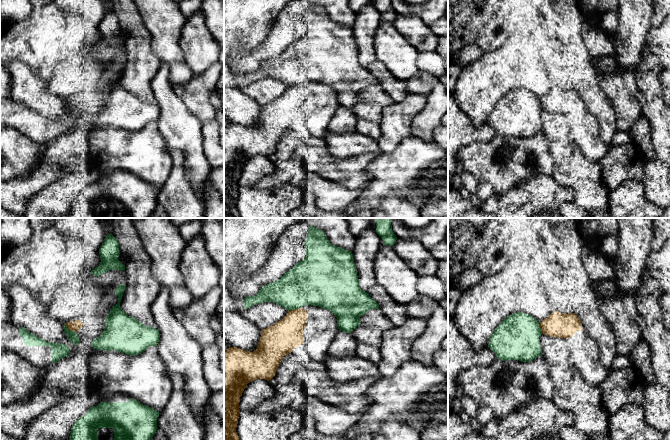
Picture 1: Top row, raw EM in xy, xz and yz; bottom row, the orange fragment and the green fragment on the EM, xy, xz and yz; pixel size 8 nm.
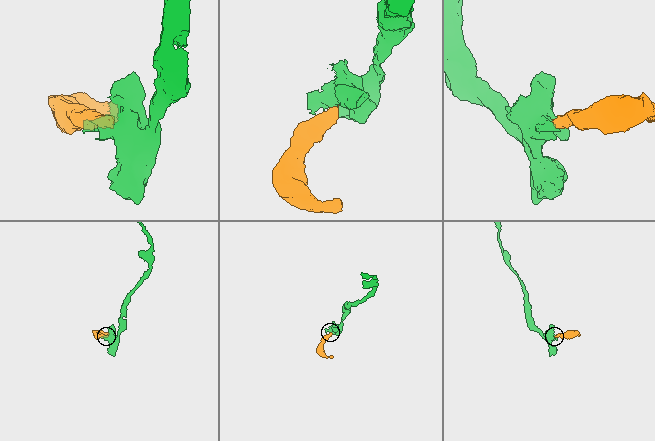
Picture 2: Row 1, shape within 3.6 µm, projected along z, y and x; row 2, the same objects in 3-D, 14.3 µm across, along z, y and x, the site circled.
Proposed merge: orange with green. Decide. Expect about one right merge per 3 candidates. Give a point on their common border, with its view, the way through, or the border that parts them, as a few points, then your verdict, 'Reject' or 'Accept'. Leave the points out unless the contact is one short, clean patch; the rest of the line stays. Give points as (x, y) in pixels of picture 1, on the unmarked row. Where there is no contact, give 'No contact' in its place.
Touches orange at xy (69, 105). Boundary: xy (64, 99), (75, 108). Reject

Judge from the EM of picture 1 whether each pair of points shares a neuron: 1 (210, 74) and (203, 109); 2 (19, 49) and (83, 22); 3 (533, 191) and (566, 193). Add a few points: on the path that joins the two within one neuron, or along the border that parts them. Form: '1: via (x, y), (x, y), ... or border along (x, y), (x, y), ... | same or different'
1: via (205, 83), (203, 85), (203, 100) | same
2: via (35, 41), (41, 41), (53, 31), (67, 25) | same
3: via (541, 193), (558, 193) | same

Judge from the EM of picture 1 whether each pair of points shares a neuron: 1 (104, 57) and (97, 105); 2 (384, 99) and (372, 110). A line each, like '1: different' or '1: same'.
1: same
2: same

